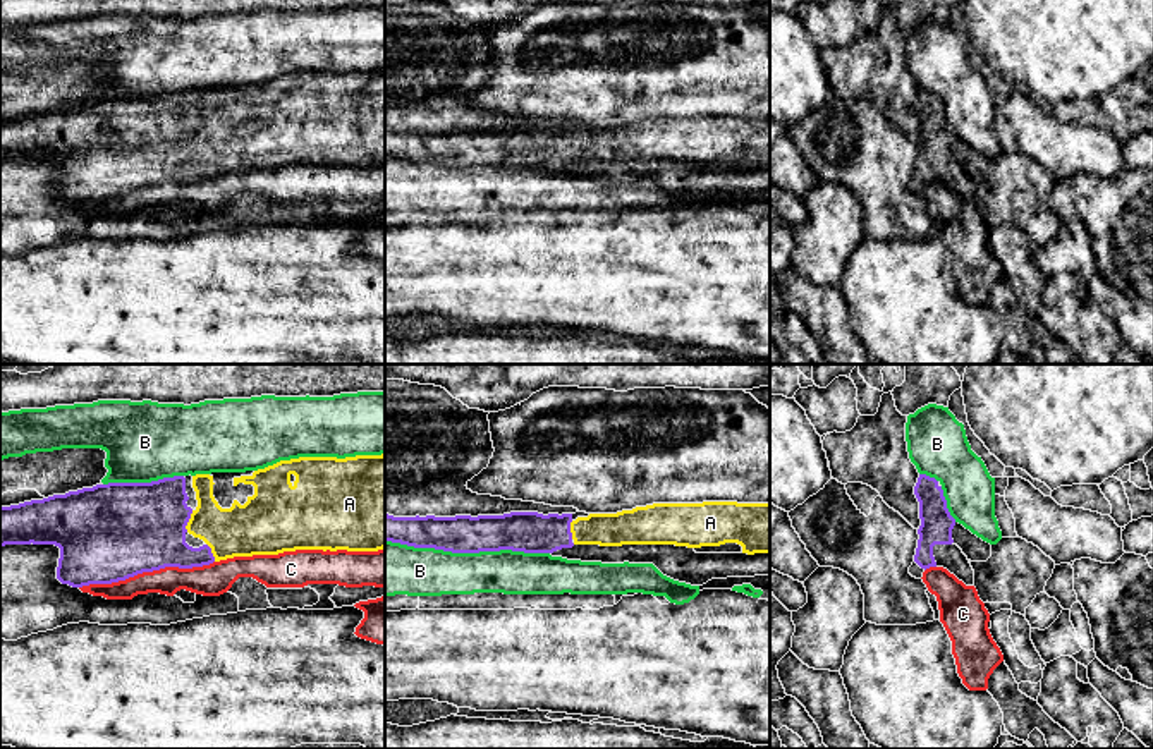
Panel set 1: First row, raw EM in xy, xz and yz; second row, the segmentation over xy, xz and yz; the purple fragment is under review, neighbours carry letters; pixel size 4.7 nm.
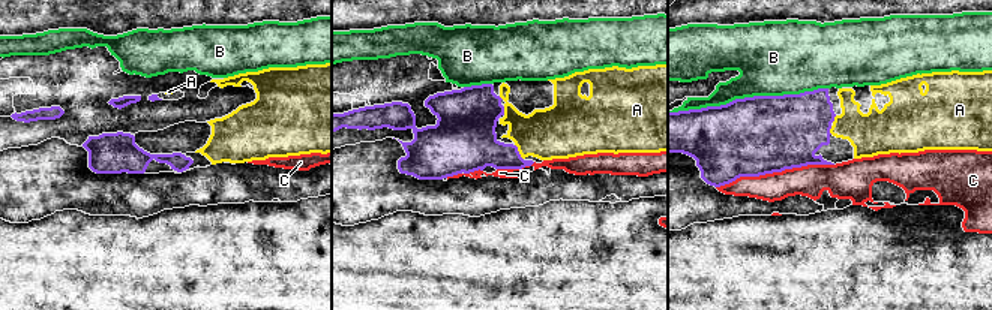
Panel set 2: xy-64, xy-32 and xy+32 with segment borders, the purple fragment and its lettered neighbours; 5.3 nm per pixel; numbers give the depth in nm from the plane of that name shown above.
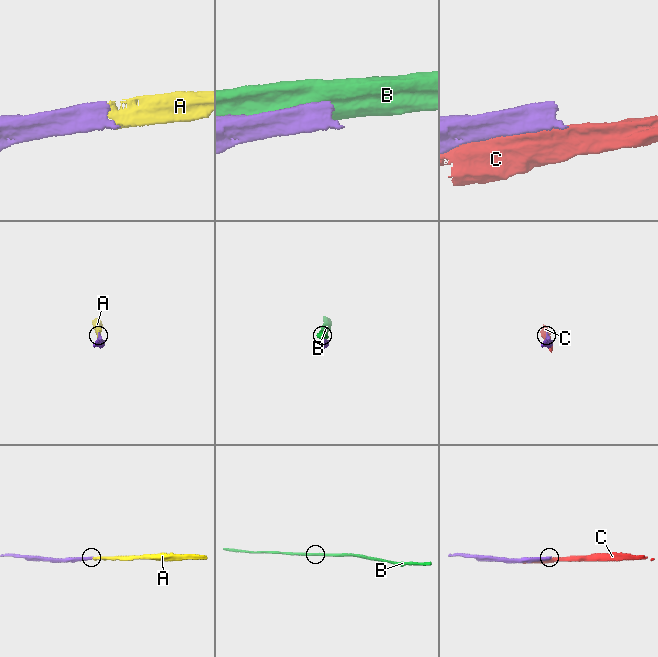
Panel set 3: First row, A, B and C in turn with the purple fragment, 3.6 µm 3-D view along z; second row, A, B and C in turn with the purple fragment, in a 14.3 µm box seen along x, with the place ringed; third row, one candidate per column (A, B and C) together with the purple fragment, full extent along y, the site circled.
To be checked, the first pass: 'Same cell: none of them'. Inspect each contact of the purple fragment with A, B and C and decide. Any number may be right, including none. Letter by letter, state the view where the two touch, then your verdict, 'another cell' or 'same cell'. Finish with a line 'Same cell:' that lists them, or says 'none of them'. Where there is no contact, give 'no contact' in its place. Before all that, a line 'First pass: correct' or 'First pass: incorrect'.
First pass: incorrect
A: meets purple in xy; same cell
B: meets purple in xz; another cell
C: meets purple in xy; another cell
Same cell: A

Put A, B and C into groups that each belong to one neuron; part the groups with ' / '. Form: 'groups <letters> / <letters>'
groups A / B / C

